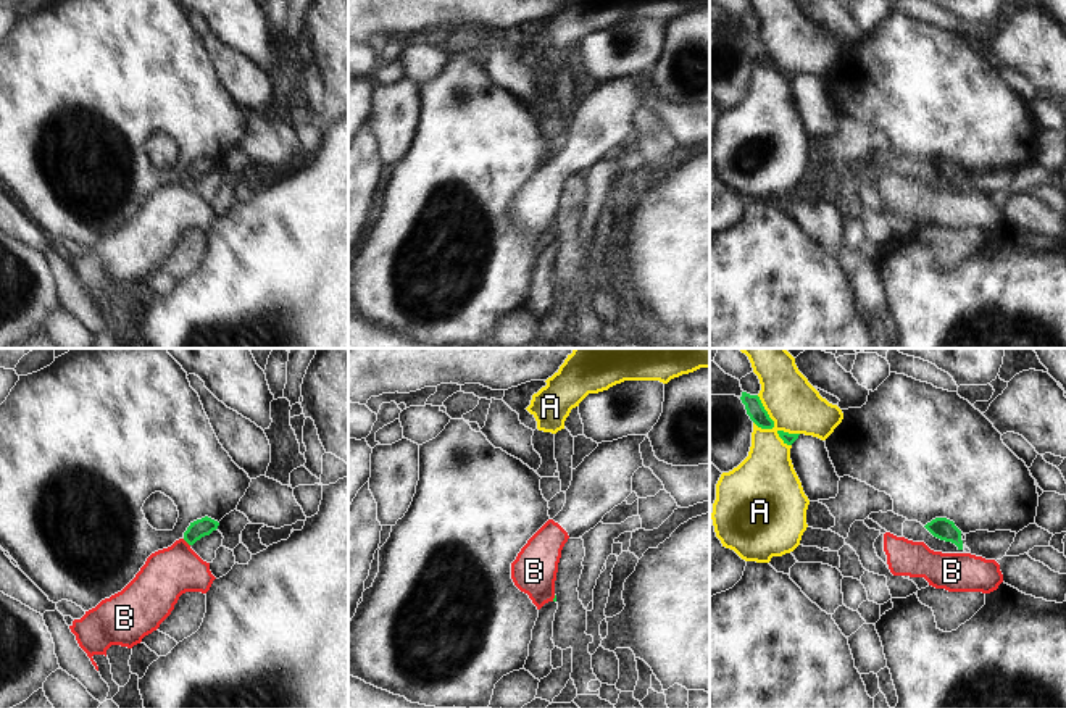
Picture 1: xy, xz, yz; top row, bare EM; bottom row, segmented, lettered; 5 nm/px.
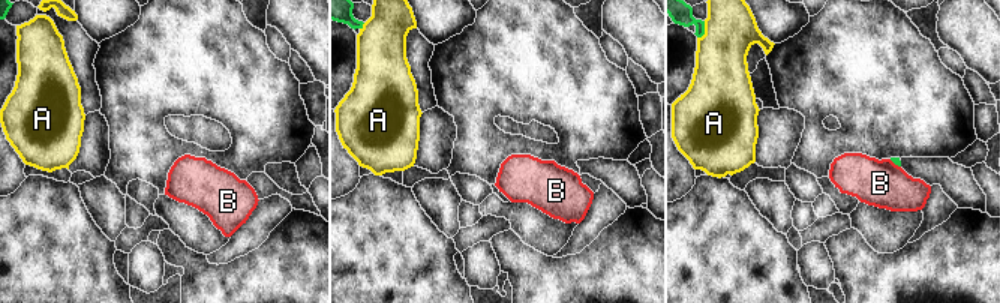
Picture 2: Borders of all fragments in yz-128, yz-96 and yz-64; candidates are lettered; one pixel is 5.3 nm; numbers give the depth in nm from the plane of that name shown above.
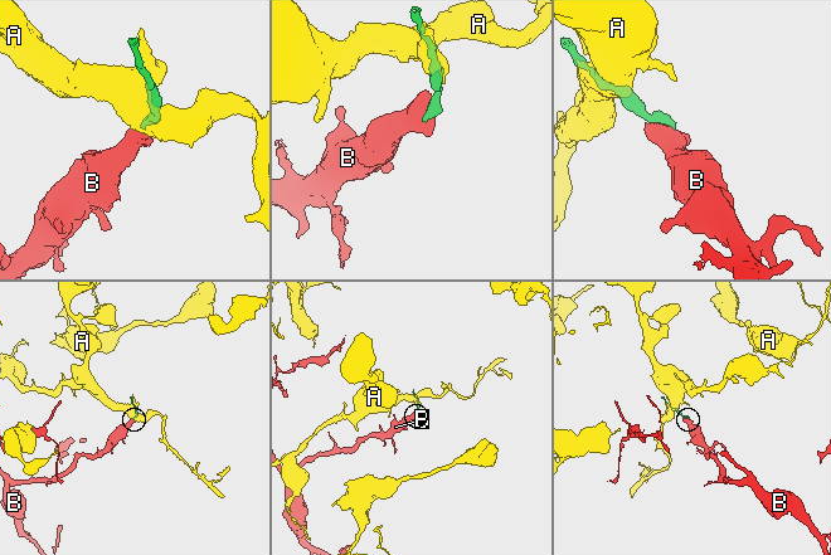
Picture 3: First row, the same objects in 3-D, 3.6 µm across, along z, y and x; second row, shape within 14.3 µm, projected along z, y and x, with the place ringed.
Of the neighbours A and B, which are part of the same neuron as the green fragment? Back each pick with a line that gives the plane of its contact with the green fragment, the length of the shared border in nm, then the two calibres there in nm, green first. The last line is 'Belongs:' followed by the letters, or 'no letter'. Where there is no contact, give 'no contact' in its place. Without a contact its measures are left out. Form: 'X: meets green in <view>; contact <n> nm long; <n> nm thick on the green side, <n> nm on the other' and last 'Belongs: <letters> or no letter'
Belongs: no letter

